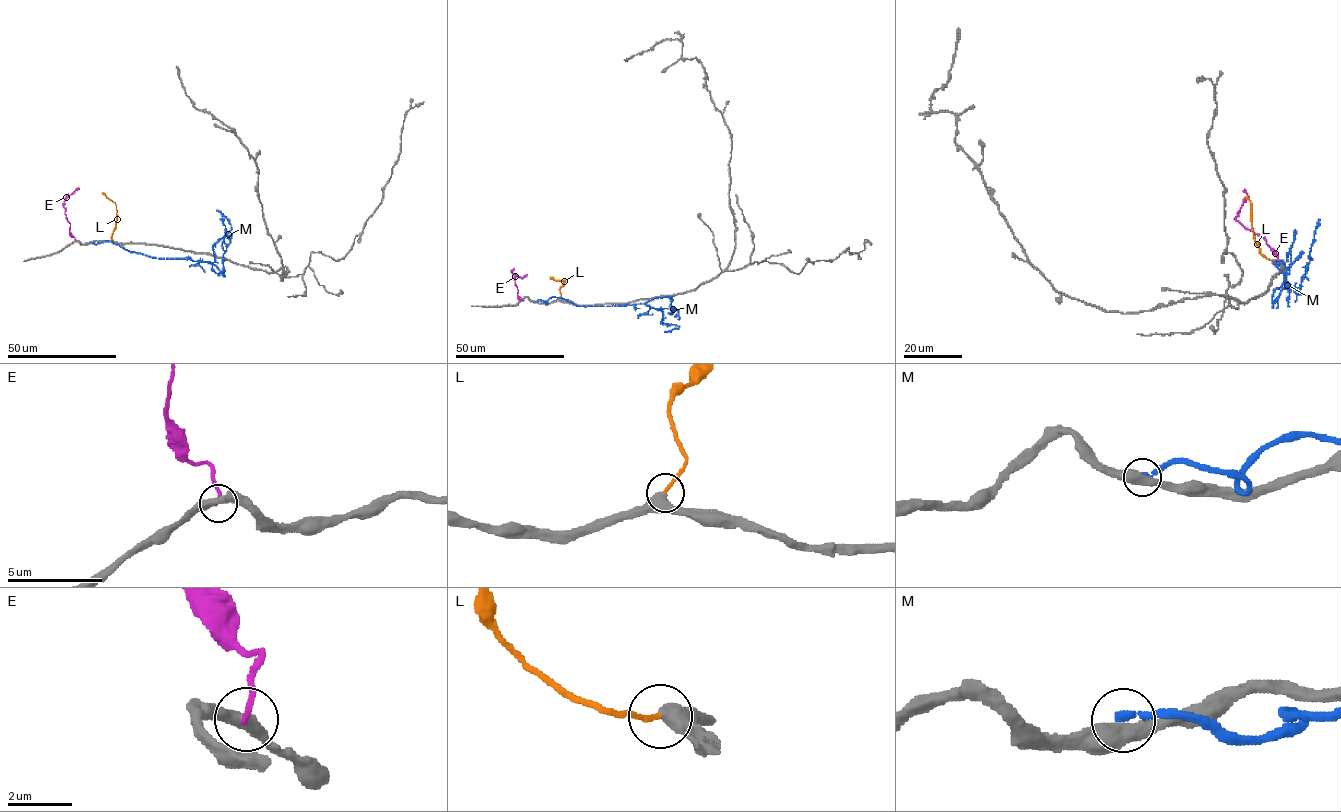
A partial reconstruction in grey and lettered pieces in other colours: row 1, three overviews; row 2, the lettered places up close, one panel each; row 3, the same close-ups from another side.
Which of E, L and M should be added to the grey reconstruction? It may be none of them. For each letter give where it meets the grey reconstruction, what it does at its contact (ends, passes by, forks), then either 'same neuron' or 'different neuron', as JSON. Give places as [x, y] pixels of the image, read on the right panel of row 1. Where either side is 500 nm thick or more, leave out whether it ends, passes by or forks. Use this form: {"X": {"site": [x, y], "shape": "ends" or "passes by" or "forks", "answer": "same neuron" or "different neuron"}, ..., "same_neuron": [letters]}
{"E": {"site": [1277, 261], "shape": "ends", "answer": "different neuron"}, "L": {"site": [1275, 260], "shape": "ends", "answer": "same neuron"}, "M": {"site": [1279, 263], "answer": "different neuron"}, "same_neuron": ["L"]}

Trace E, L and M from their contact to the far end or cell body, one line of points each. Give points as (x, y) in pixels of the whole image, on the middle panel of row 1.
E: (523, 300), (517, 295), (513, 268), (512, 271), (522, 278), (527, 274)
L: (559, 298), (565, 280), (550, 277)
M: (535, 302), (557, 297), (578, 306), (636, 305), (665, 296), (671, 298), (671, 307), (678, 310), (668, 313)

